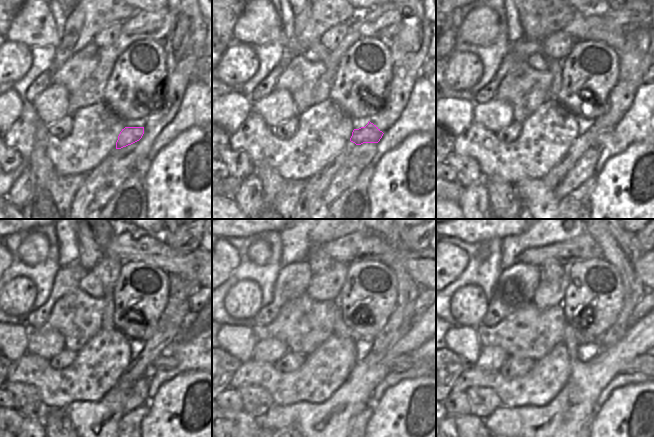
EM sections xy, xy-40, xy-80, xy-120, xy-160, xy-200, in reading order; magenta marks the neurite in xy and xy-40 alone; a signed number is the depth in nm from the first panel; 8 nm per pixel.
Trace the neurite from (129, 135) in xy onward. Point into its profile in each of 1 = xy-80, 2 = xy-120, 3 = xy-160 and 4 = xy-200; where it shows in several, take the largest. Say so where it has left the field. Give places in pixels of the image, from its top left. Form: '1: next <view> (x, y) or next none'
1: next xy-80 (600, 139)
2: next xy-120 (166, 361)
3: next xy-160 (405, 362)
4: next xy-200 (638, 365)

